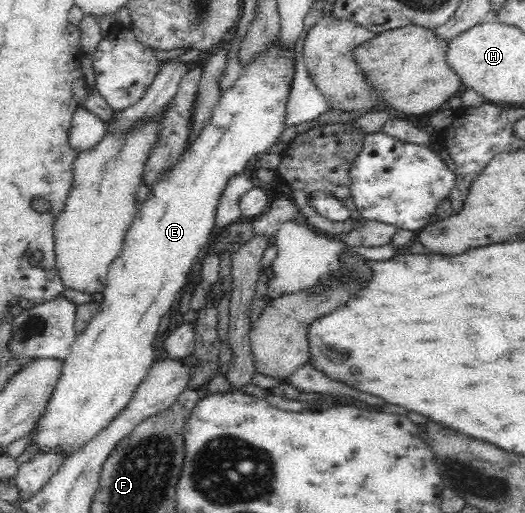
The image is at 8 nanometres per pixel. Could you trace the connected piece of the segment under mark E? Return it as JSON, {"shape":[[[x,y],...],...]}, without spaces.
{"shape":[[[266,49],[264,53],[256,55],[256,58],[243,68],[243,75],[238,79],[236,85],[228,91],[223,91],[220,95],[220,101],[217,102],[216,107],[213,109],[212,117],[209,118],[208,123],[204,125],[204,129],[200,131],[200,137],[185,148],[184,153],[177,159],[176,165],[168,171],[168,173],[162,175],[160,181],[156,181],[154,186],[154,193],[150,195],[150,199],[146,201],[146,205],[138,207],[135,221],[132,226],[129,227],[125,234],[124,249],[122,253],[112,261],[106,277],[106,285],[103,287],[102,297],[103,300],[100,302],[100,311],[90,318],[89,324],[81,331],[80,334],[74,338],[74,343],[68,350],[68,355],[63,359],[63,367],[56,382],[56,387],[52,392],[51,398],[49,399],[48,405],[45,410],[39,416],[37,423],[33,427],[32,439],[30,439],[29,447],[36,448],[36,455],[38,454],[62,454],[64,458],[70,458],[75,455],[78,451],[81,451],[86,444],[90,443],[94,437],[97,437],[106,426],[108,426],[121,411],[127,408],[128,402],[132,399],[132,395],[135,394],[138,385],[142,383],[144,377],[150,368],[153,366],[155,361],[155,350],[152,347],[154,343],[154,337],[156,337],[156,331],[160,327],[160,321],[164,315],[170,313],[174,301],[178,299],[182,287],[186,285],[188,281],[188,275],[190,275],[190,265],[192,261],[198,257],[199,253],[202,253],[204,247],[211,239],[211,232],[215,225],[215,213],[217,212],[217,205],[219,204],[222,190],[225,188],[227,179],[235,173],[240,173],[246,166],[246,163],[250,161],[253,156],[262,155],[269,145],[275,143],[282,131],[284,130],[284,118],[285,109],[290,93],[290,81],[292,81],[293,69],[292,63],[284,63],[281,55],[278,55],[278,51],[274,49]]]}

